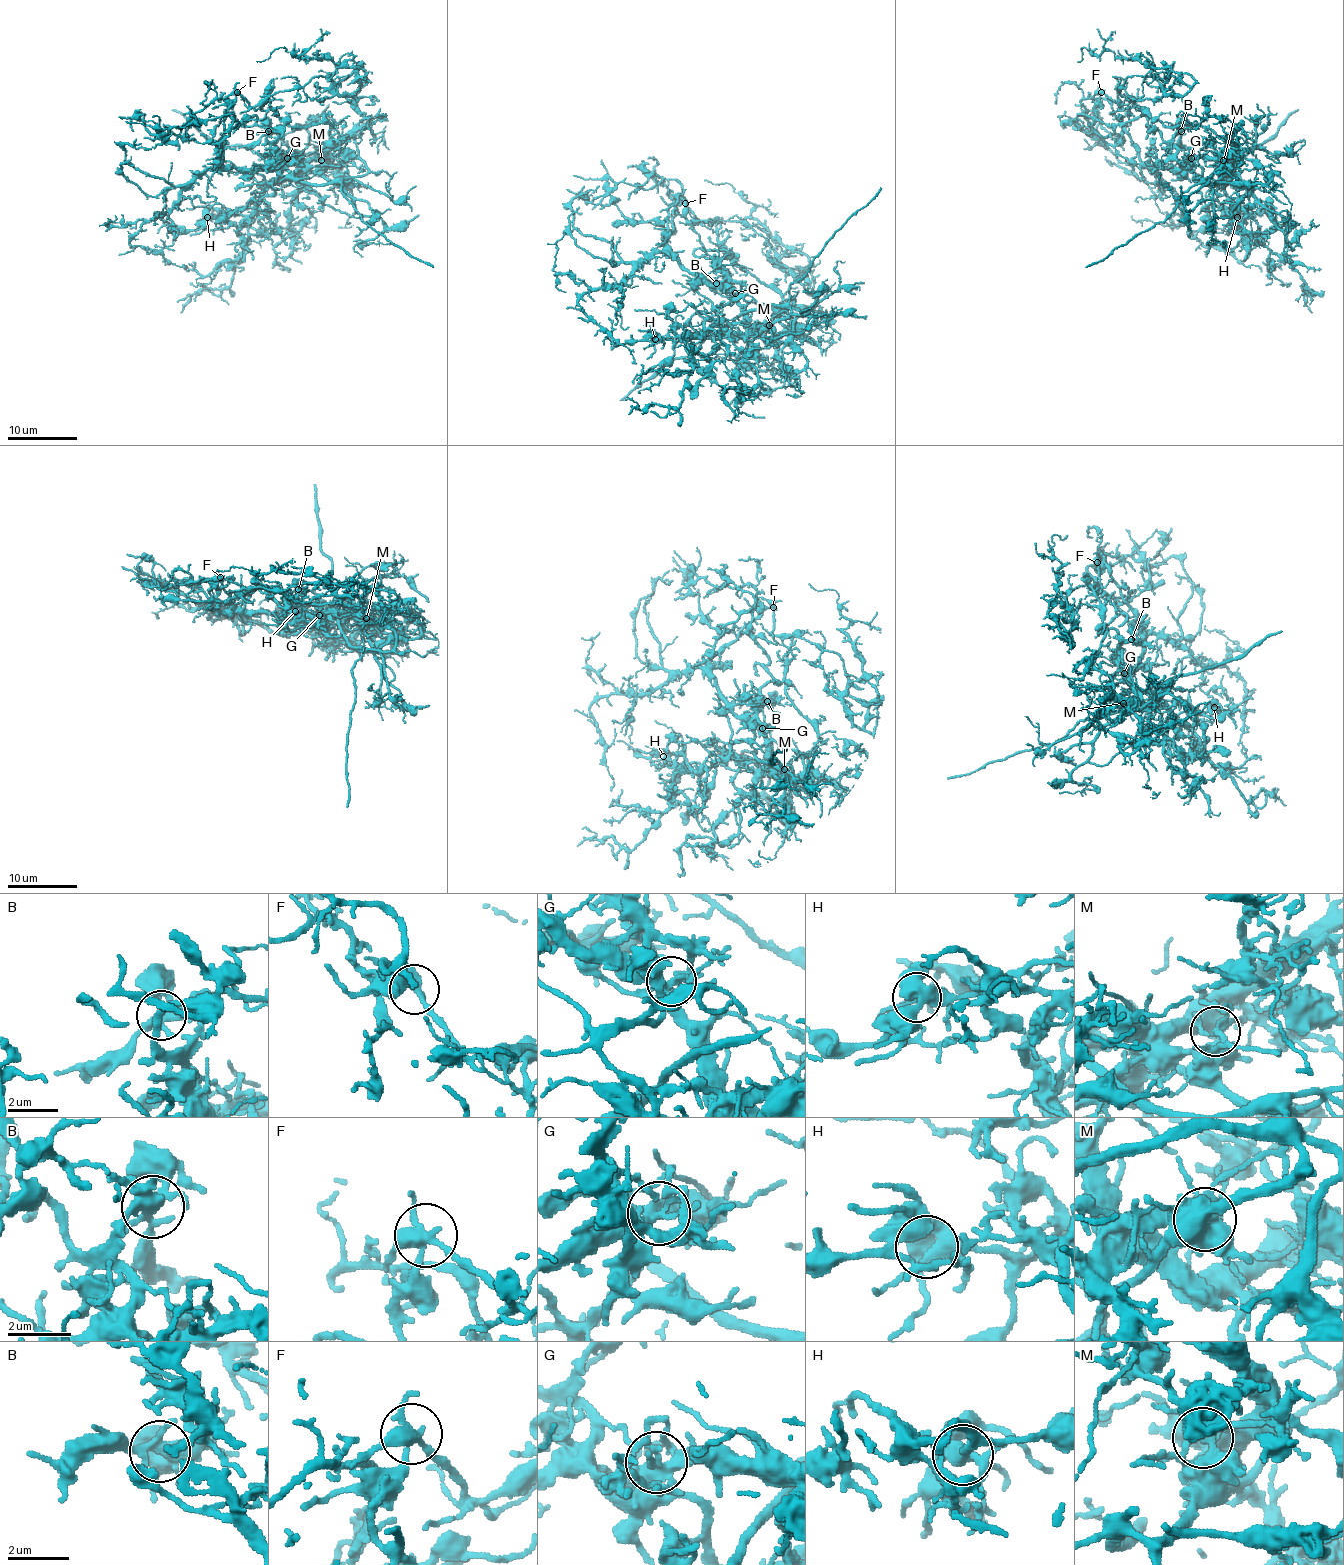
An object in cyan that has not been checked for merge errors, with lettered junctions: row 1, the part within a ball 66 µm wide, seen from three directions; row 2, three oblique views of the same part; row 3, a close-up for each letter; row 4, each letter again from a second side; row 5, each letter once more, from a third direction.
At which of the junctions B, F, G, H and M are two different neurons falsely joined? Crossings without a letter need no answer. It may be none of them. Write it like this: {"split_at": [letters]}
{"split_at": ["F", "G", "M"]}

